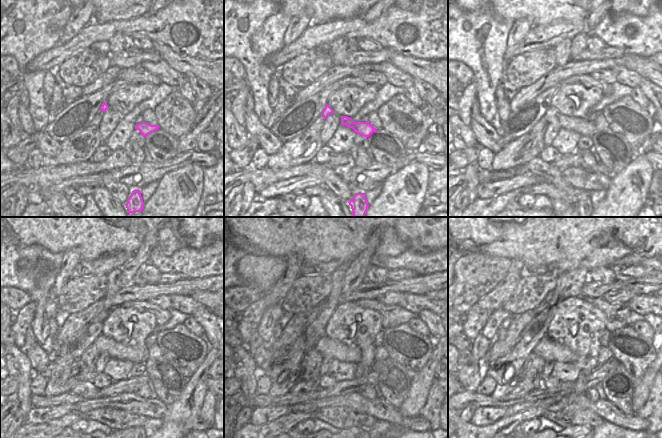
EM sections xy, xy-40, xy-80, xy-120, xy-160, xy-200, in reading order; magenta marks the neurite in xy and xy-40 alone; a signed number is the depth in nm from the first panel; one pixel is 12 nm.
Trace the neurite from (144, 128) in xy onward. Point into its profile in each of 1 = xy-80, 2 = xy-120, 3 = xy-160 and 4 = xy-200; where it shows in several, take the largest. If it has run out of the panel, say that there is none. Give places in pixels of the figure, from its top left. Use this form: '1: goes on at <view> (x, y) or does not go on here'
1: goes on at xy-80 (582, 126)
2: goes on at xy-120 (115, 349)
3: goes on at xy-160 (329, 347)
4: goes on at xy-200 (550, 350)

